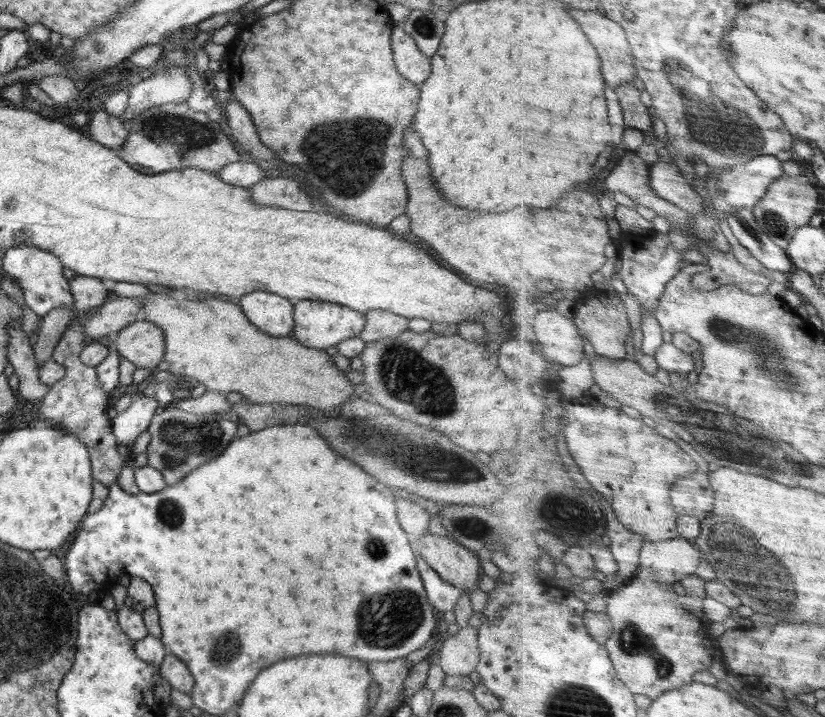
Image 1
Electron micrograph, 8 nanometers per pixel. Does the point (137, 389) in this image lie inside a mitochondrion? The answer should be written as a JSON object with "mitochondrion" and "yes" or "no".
{"mitochondrion":"no"}

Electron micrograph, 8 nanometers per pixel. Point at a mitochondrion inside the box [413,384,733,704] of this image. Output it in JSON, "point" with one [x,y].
{"point":[633,641]}

